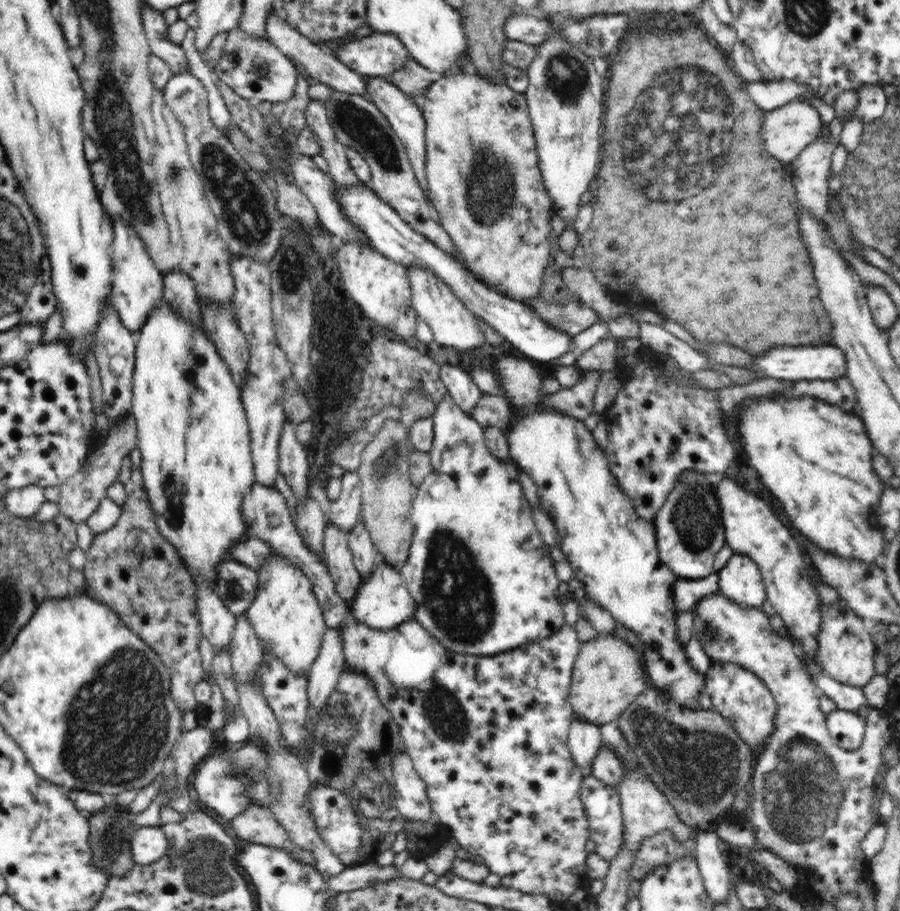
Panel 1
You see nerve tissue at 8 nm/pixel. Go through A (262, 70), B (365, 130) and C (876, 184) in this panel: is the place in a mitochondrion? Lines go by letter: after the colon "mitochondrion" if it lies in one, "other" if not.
A: mitochondrion
B: mitochondrion
C: mitochondrion

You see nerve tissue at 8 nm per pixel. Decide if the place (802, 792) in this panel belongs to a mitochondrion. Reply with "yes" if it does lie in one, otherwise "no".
yes

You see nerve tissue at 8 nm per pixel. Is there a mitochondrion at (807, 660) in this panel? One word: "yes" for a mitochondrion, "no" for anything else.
no

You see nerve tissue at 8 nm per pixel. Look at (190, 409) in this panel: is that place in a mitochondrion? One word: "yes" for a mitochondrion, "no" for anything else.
yes

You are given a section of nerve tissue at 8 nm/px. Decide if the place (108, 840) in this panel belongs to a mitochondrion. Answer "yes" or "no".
yes

